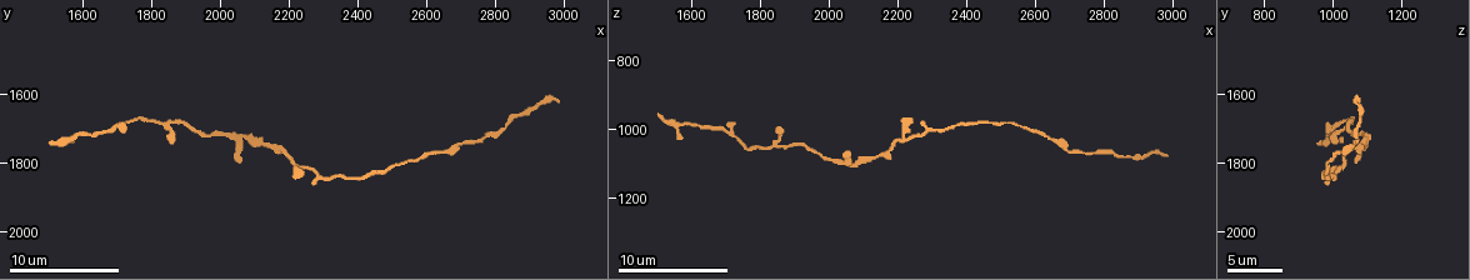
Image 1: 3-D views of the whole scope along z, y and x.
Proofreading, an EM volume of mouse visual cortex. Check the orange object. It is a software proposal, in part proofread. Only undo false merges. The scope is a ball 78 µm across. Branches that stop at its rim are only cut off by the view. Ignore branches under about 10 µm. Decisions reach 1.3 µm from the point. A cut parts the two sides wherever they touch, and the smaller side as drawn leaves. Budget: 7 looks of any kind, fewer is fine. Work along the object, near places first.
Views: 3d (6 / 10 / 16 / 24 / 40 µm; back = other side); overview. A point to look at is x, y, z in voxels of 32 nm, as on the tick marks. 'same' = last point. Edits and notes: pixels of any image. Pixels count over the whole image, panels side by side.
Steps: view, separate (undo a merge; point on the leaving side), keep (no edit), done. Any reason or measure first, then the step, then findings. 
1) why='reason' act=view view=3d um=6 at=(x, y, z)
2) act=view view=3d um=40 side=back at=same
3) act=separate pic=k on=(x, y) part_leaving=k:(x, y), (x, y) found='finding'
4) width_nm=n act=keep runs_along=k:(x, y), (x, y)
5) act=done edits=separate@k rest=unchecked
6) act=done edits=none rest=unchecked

why='side arm on a straight run' act=view view=3d um=16 at=(2240, 1810, 1020)

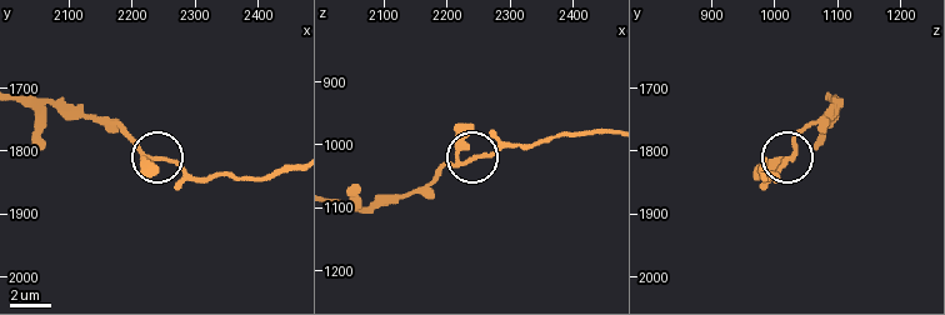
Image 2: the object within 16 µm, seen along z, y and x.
side_arm_um=29 act=keep found='continuous, no second neuron'

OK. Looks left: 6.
why='sudden change in width' act=view view=3d um=6 at=(2500, 1820, 980)

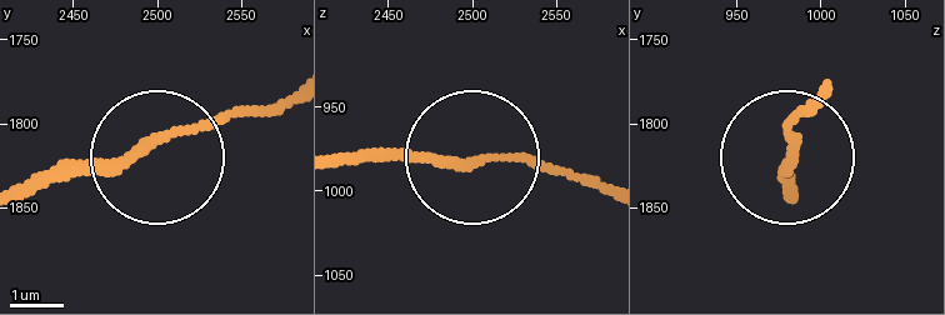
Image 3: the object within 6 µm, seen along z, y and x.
act=view view=3d um=6 side=back at=(2494, 1810, 984)

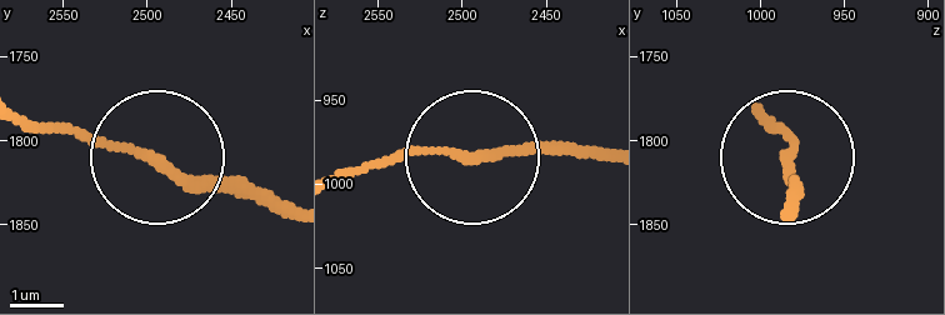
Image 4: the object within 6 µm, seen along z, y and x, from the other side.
act=keep runs_along=4:(603, 160), (563, 146), (415, 146), (348, 169) found='all the same neuron'

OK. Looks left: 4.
act=view view=3d um=10 at=(2640, 1770, 1030)

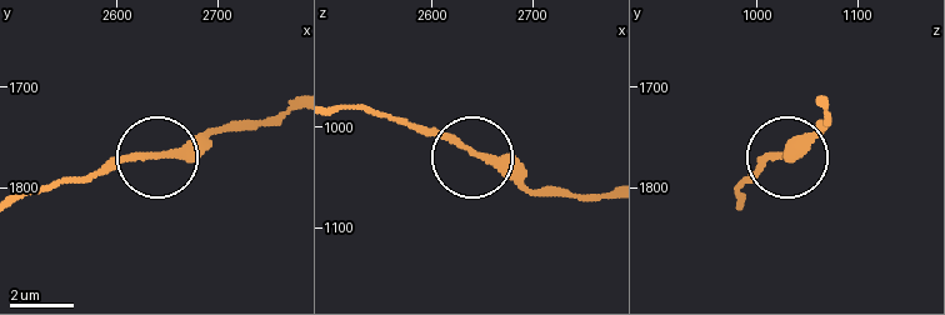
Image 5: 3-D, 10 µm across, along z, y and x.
act=keep runs_along=5:(335, 105), (399, 118), (496, 159), (536, 190), (558, 194) found='all the same neuron'

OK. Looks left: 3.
why='calibre changes' act=view view=3d um=16 at=(2770, 1730, 1070)

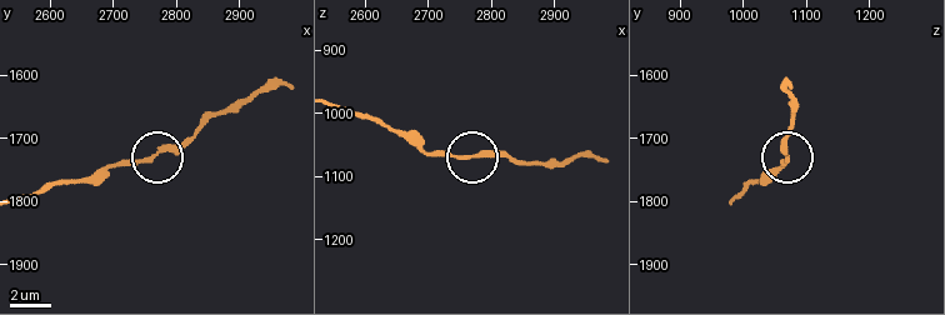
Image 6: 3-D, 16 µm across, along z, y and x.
act=keep runs_along=6:(20, 196), (95, 179), (120, 161), (150, 159), (194, 133) found='all the same neuron'

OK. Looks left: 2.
act=done edits=none rest=unchecked

